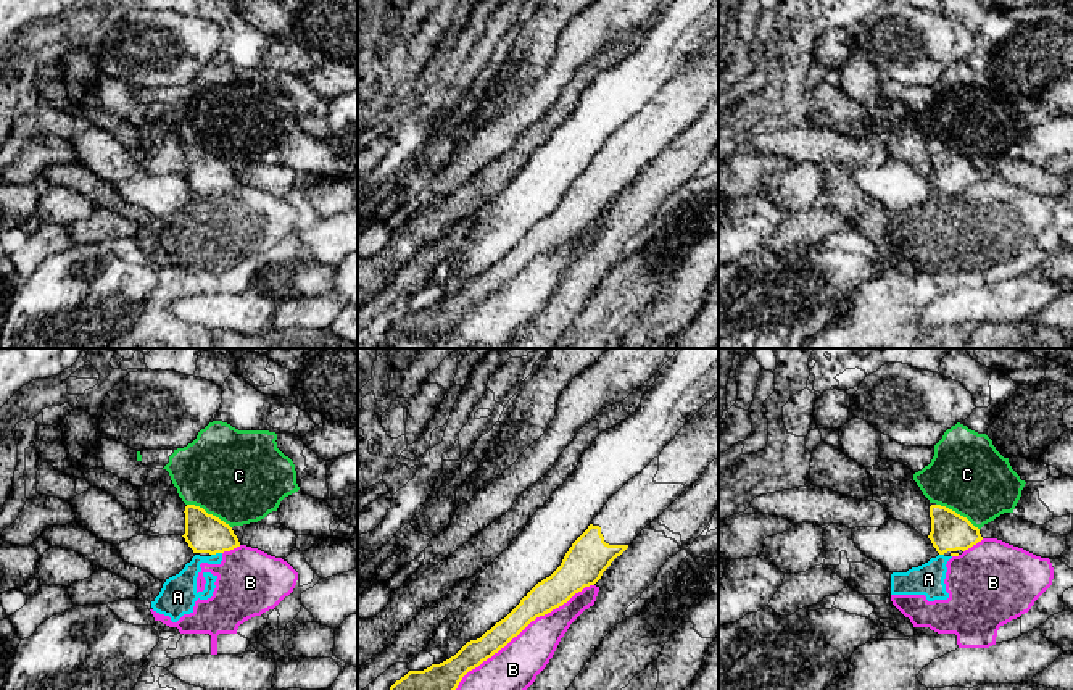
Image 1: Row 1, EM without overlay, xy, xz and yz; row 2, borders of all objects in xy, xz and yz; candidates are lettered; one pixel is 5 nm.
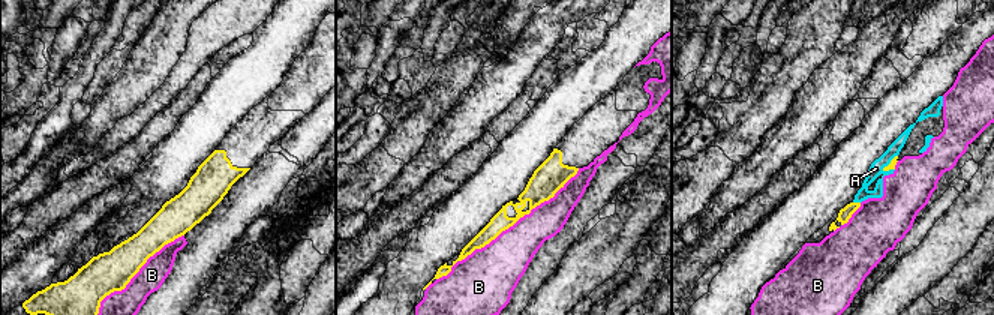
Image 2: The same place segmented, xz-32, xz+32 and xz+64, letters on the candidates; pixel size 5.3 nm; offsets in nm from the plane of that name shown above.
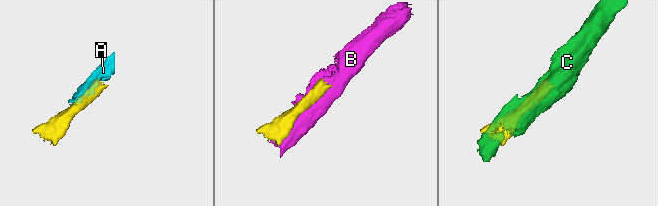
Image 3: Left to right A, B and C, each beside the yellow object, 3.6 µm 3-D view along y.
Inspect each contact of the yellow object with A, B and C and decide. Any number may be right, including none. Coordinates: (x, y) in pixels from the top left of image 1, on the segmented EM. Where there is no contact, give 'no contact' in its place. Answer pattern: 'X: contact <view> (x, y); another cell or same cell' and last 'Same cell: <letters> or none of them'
A: contact xy (216, 552); another cell
B: contact xz (522, 629); another cell
C: contact xy (210, 515); another cell
Same cell: none of them

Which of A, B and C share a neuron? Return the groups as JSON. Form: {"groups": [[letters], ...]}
{"groups": [["A", "B"], ["C"]]}

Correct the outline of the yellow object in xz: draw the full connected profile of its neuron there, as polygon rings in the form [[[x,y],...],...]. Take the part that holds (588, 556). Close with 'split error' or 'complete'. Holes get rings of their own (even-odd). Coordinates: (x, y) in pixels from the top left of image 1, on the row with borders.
[[[719,392],[677,432],[657,458],[609,498],[572,543],[561,566],[480,638],[450,659],[409,671],[390,690],[456,690],[462,677],[517,637],[532,621],[594,585],[654,519],[719,458]]] | split error

